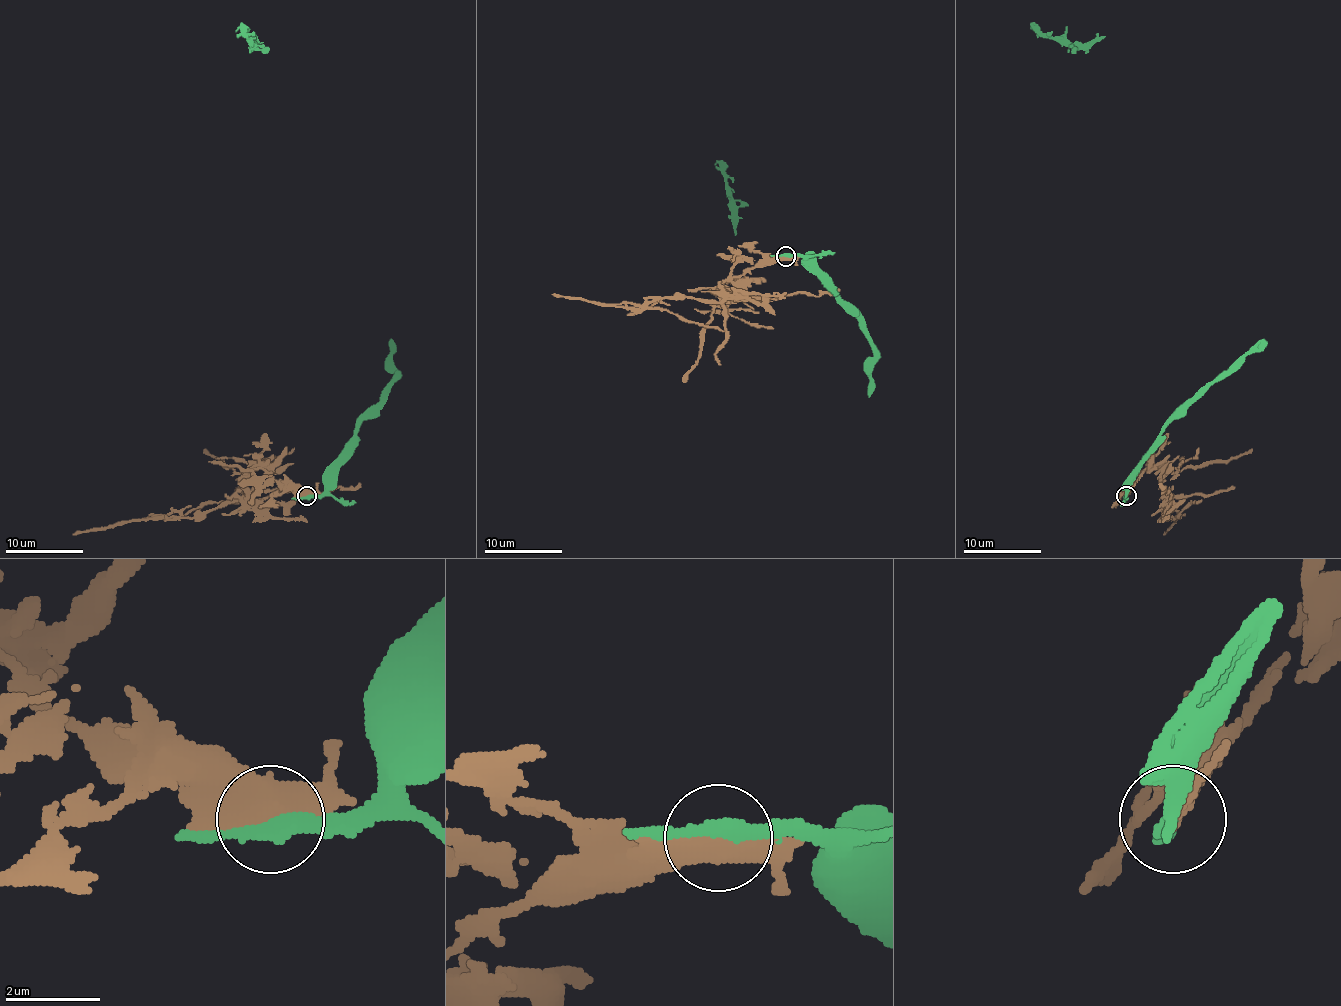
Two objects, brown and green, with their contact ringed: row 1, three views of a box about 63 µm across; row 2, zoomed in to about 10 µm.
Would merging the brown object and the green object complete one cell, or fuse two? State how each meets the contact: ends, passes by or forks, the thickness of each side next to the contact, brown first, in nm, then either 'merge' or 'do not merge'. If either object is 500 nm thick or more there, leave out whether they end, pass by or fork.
brown passes by; green passes by; calibres 480 and 260 nm; do not merge

